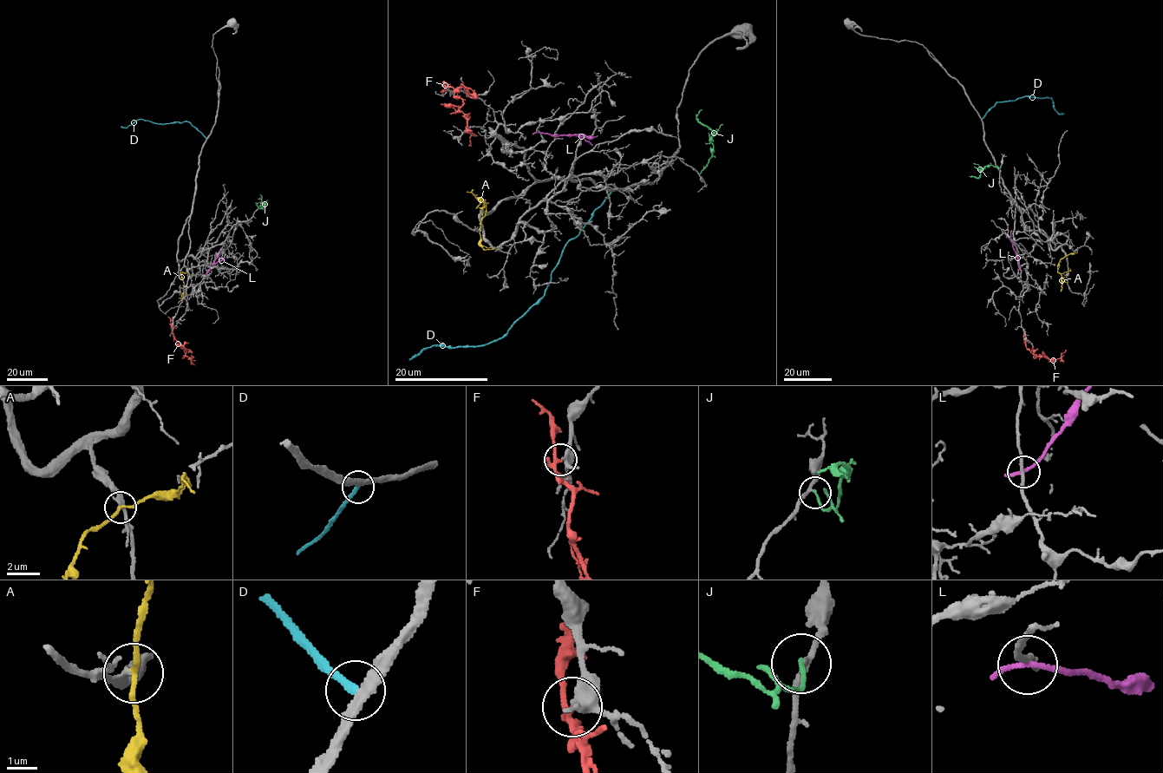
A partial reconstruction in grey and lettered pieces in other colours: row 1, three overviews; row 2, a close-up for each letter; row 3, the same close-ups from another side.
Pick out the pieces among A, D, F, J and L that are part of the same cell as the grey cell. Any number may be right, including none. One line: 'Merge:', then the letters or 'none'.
Merge: A

